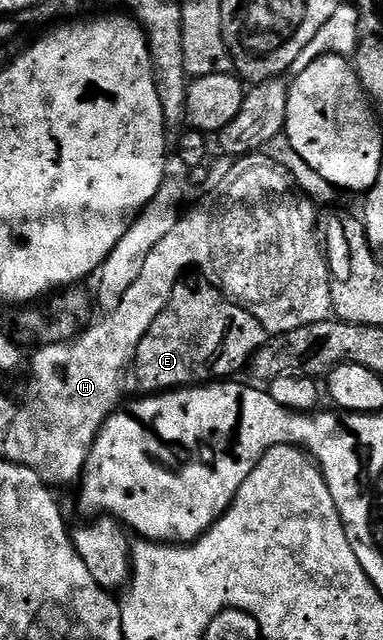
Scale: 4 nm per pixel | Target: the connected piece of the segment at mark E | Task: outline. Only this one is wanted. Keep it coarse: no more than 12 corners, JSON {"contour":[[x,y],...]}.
{"contour":[[177,282],[136,349],[144,392],[228,380],[268,341],[215,285]]}

